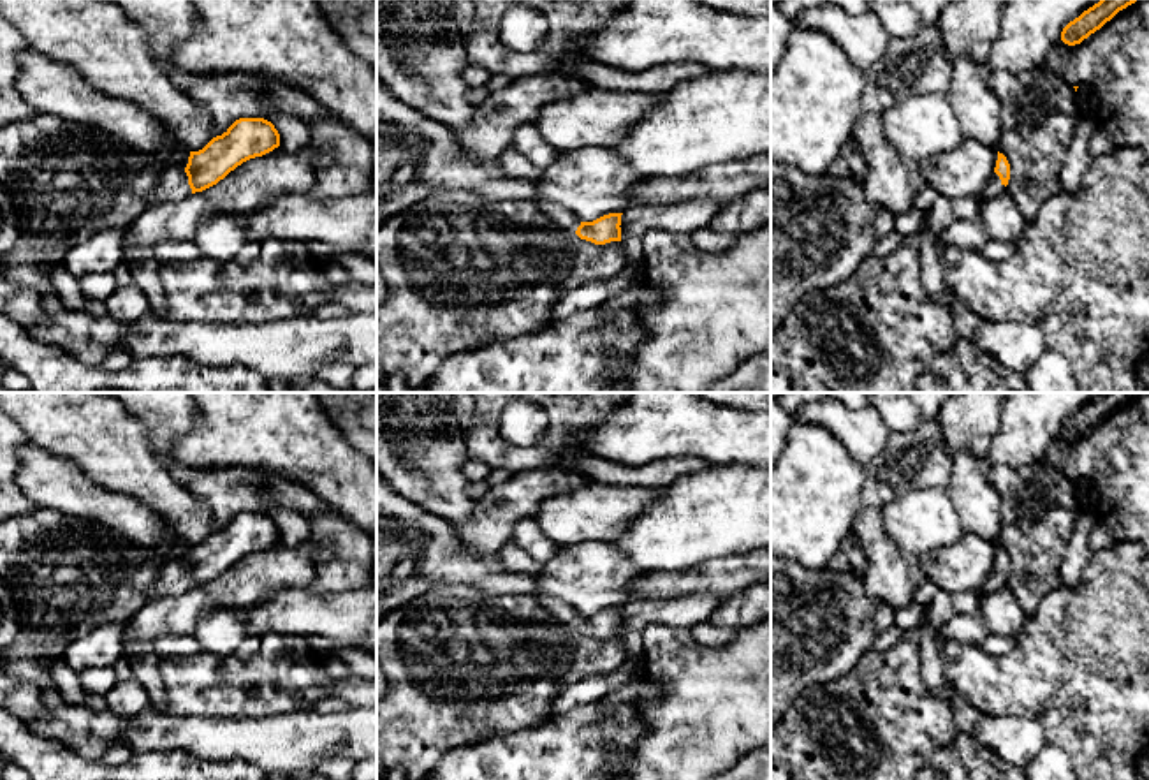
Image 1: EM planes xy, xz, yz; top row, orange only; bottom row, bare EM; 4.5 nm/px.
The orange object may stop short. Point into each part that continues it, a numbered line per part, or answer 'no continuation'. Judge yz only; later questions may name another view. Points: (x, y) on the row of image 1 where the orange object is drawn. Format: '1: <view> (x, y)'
1: yz (995, 187)

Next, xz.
1: xz (416, 155)

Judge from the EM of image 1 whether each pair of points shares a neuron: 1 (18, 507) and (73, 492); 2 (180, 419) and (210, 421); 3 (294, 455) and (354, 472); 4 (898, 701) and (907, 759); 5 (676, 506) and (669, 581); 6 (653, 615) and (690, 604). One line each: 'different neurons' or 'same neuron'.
1: different neurons
2: different neurons
3: same neuron
4: same neuron
5: different neurons
6: same neuron

